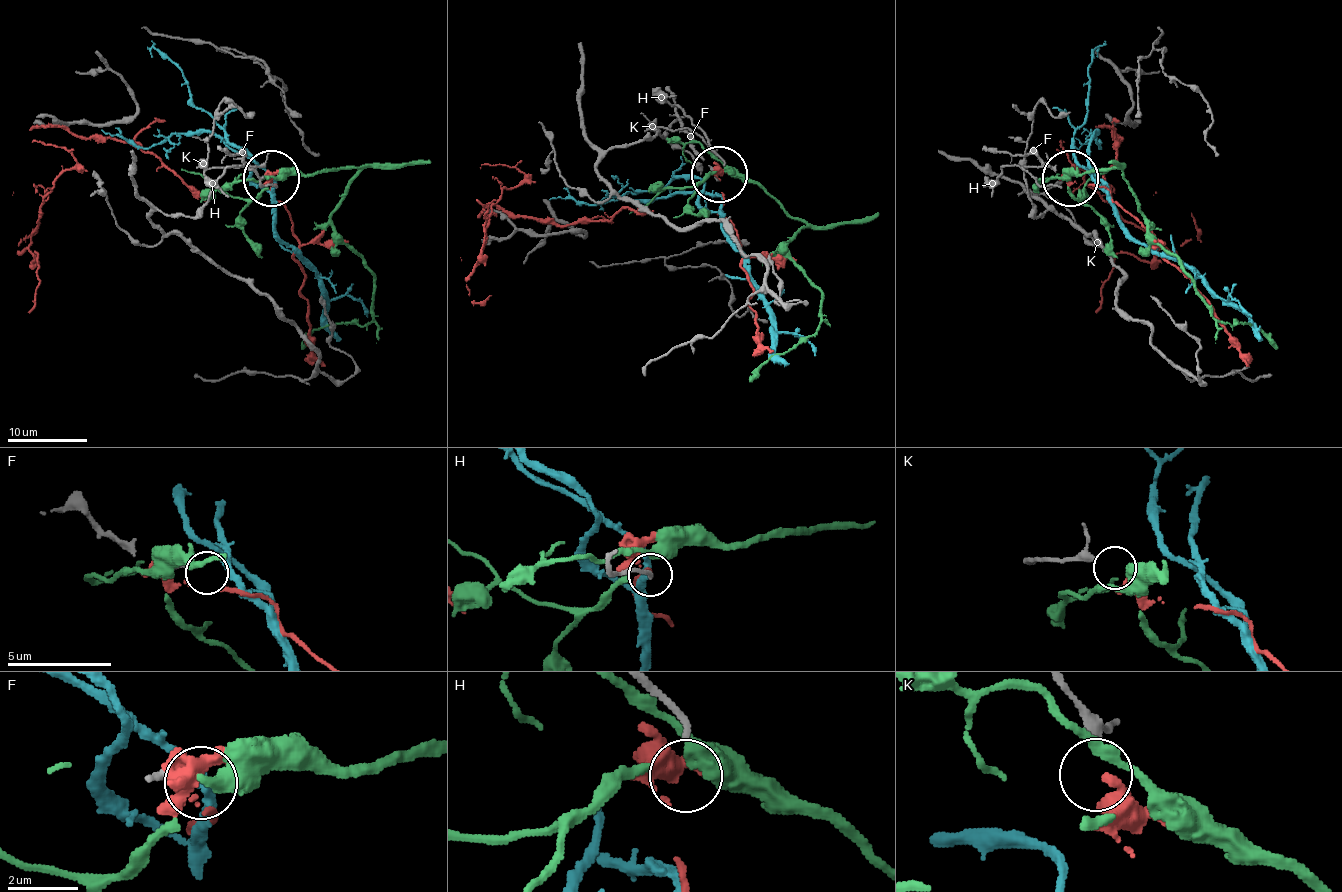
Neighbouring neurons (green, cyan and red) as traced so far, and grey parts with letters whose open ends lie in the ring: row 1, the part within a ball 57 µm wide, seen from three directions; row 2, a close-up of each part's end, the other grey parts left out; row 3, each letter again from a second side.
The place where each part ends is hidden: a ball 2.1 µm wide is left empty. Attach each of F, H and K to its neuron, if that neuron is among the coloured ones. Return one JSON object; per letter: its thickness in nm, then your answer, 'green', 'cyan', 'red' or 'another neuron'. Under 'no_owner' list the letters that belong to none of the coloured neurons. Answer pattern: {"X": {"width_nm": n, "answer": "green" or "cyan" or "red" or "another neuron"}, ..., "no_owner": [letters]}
{"F": {"width_nm": 240, "answer": "cyan"}, "H": {"width_nm": 180, "answer": "red"}, "K": {"width_nm": 280, "answer": "another neuron"}, "no_owner": ["K"]}

